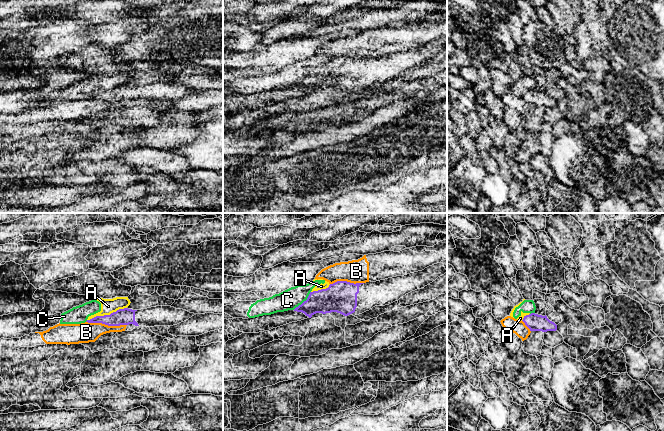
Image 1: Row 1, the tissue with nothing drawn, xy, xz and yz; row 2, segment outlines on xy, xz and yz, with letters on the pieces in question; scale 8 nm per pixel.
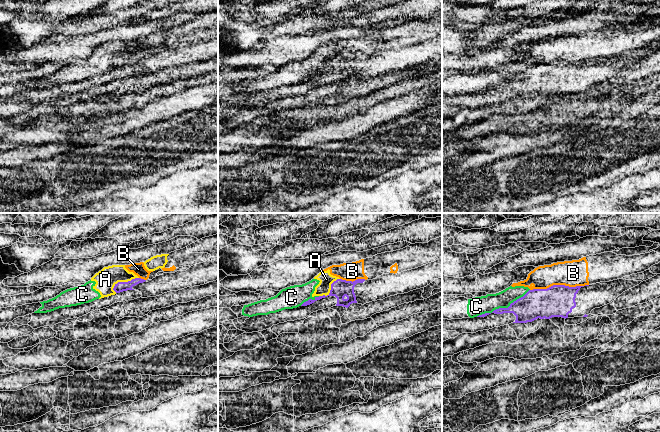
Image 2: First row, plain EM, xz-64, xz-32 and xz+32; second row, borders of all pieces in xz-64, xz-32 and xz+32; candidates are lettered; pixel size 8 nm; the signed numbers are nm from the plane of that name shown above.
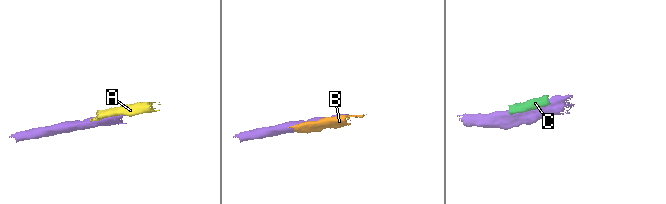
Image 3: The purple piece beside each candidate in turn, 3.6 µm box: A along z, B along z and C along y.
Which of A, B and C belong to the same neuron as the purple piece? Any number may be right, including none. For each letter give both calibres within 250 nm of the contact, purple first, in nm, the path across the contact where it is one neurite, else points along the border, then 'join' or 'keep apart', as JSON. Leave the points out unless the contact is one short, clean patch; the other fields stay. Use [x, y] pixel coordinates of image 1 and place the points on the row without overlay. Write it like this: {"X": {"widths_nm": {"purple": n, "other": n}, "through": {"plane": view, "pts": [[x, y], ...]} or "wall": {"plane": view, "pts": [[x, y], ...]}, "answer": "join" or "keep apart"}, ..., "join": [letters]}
{"A": {"widths_nm": {"purple": 130, "other": 120}, "answer": "keep apart"}, "B": {"widths_nm": {"purple": 130, "other": 160}, "answer": "keep apart"}, "C": {"widths_nm": {"purple": 220, "other": 160}, "wall": {"plane": "xz", "pts": [[310, 67], [307, 74], [293, 85]]}, "answer": "keep apart"}, "join": []}

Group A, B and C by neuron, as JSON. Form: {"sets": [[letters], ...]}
{"sets": [["A", "C"], ["B"]]}

